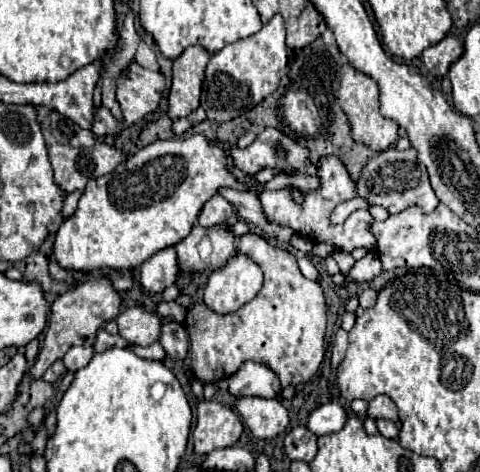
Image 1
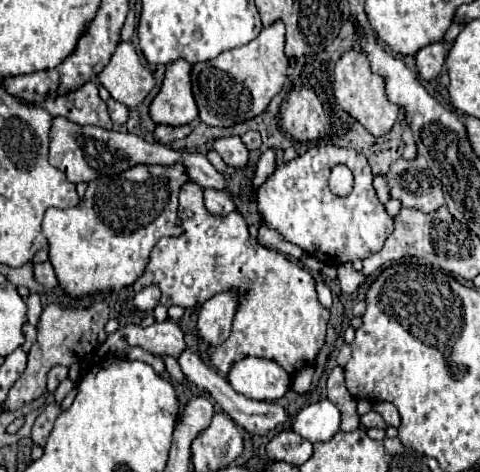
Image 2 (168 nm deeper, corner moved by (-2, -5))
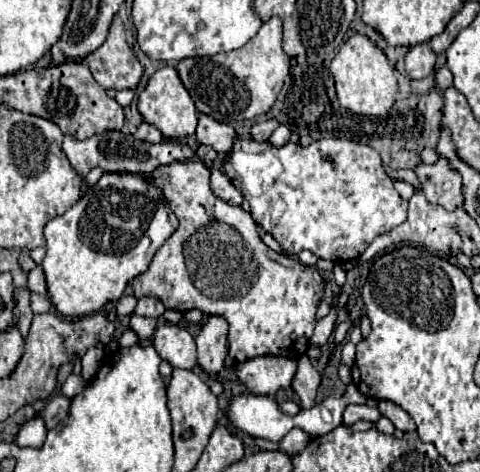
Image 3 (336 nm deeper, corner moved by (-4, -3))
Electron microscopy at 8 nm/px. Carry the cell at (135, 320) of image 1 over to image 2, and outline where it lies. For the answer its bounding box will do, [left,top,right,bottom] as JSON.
[97,319,185,359]

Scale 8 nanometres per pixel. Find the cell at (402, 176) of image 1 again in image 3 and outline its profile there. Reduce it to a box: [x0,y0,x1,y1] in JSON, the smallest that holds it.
[415,159,463,211]

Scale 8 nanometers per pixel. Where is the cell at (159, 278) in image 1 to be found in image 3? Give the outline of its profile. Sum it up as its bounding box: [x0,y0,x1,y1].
[135,297,165,317]

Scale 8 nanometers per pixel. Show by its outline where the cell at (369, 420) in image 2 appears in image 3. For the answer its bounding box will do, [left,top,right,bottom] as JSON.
[343,405,381,425]

